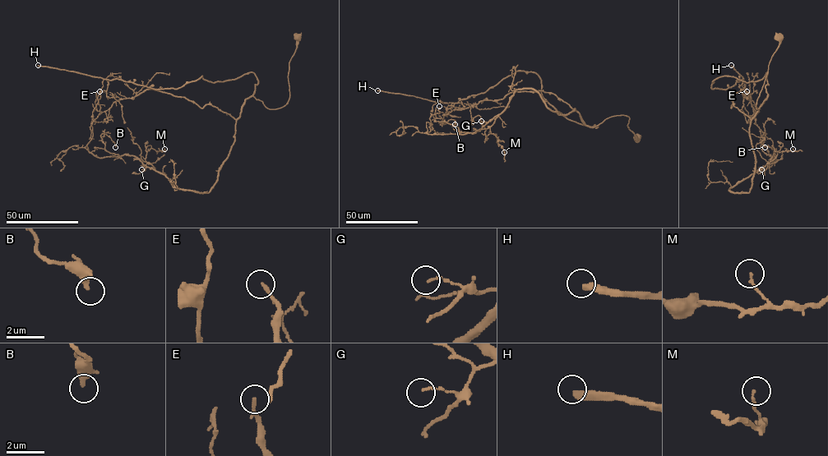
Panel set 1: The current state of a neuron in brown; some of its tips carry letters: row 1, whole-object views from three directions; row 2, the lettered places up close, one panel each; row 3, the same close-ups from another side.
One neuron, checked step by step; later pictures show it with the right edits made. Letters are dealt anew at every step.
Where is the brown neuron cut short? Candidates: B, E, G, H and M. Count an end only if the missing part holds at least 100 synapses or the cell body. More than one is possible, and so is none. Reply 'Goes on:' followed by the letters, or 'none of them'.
Goes on: H

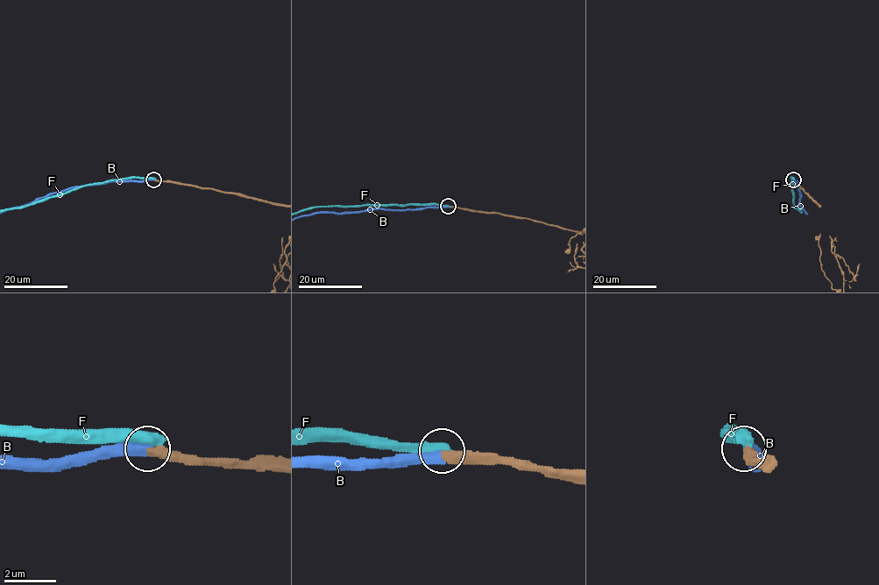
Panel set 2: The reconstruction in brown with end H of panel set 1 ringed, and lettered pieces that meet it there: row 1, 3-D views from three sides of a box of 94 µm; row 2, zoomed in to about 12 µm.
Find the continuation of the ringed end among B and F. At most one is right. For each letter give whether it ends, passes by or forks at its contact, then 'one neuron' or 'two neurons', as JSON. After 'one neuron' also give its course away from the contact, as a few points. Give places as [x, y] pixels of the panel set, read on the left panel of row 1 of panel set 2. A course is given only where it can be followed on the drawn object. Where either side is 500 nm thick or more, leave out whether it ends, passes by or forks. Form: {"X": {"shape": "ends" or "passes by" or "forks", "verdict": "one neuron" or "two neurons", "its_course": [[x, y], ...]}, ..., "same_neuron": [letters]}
{"B": {"shape": "ends", "verdict": "one neuron"}, "F": {"shape": "ends", "verdict": "two neurons"}, "same_neuron": ["B"]}

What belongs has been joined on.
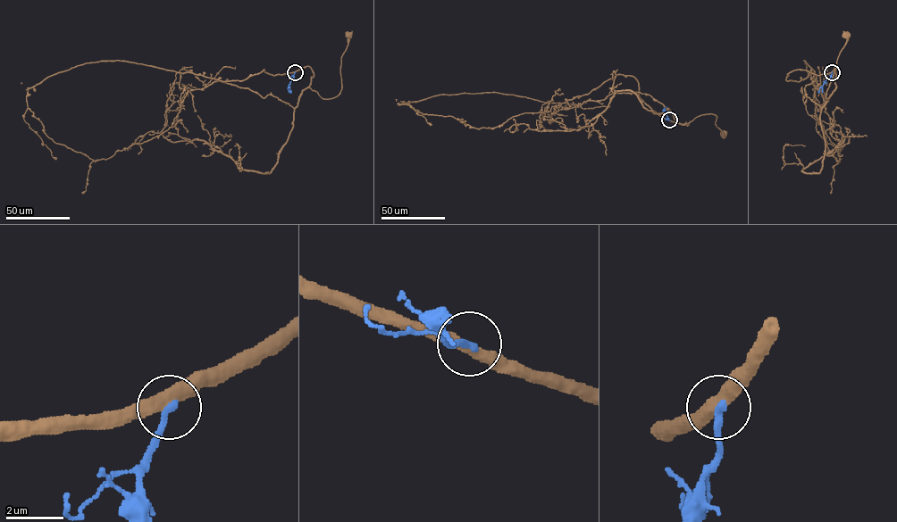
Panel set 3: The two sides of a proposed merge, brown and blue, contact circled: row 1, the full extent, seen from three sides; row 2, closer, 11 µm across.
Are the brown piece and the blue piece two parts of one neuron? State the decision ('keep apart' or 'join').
keep apart

